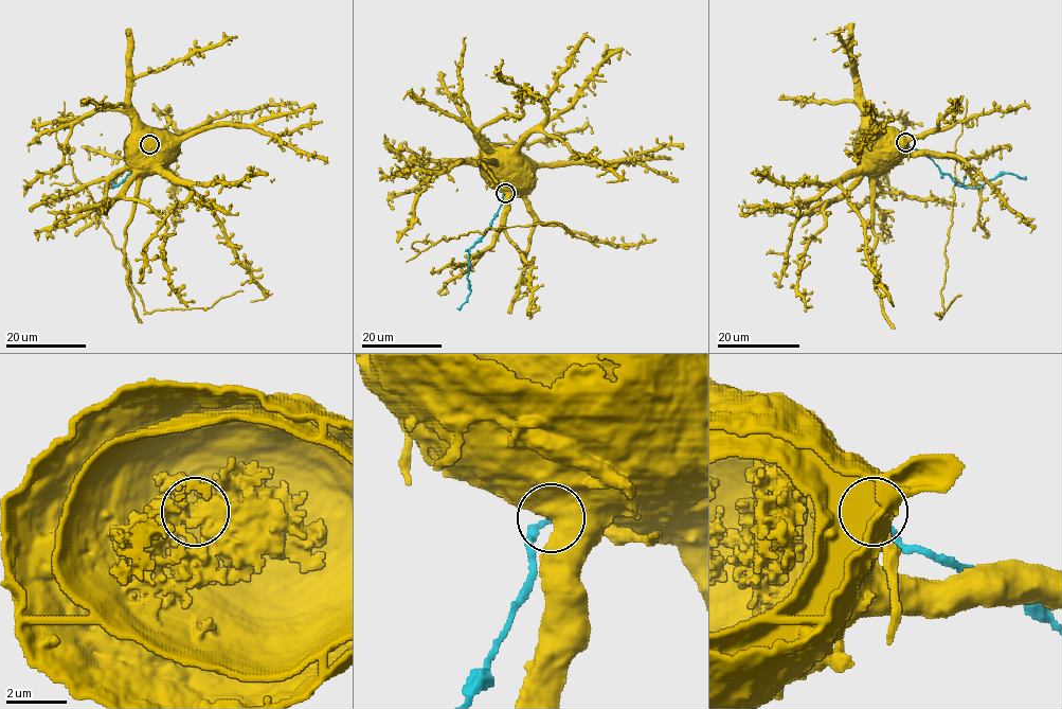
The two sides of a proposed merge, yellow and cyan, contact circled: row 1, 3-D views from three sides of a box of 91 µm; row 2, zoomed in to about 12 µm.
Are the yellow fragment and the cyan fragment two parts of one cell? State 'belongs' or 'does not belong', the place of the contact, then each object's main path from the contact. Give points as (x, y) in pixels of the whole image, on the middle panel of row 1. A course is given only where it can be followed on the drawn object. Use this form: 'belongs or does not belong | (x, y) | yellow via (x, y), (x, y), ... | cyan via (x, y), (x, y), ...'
does not belong | (505, 193) | yellow via (505, 193), (484, 172), (485, 151) | cyan via (505, 193), (490, 226), (468, 252), (470, 293), (456, 307)

